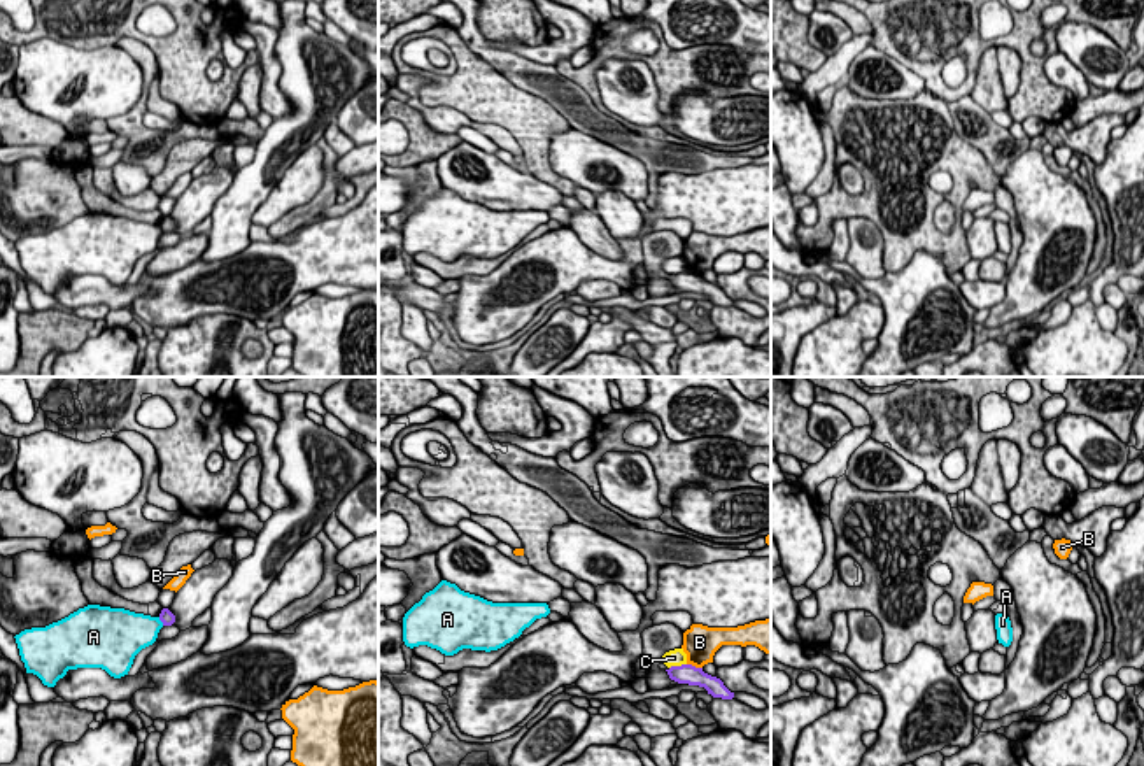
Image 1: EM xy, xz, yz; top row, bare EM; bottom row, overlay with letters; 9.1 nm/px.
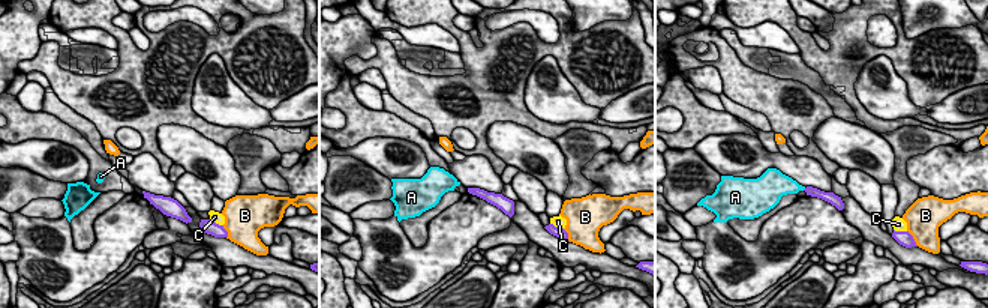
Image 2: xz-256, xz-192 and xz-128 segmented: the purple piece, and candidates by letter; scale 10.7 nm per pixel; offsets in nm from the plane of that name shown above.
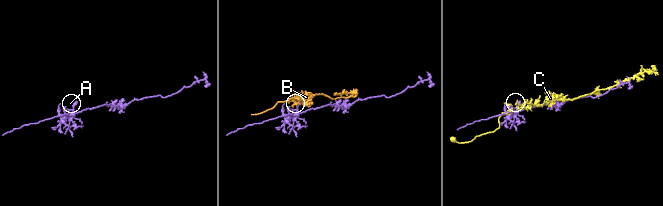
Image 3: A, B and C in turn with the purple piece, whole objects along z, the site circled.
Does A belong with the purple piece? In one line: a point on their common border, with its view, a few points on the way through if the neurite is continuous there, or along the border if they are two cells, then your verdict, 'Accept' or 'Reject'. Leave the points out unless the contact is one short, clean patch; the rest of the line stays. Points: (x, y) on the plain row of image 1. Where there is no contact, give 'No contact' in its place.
Touches purple at xy (160, 226). Boundary: xy (158, 225), (163, 232). Reject

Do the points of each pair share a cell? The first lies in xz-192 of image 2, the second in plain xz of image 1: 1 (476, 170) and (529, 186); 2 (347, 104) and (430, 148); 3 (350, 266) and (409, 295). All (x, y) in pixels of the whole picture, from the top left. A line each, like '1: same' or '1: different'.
1: same
2: same
3: same

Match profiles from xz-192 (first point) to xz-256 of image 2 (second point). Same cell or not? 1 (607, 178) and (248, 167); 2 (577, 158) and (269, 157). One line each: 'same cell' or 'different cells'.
1: different cells
2: same cell

